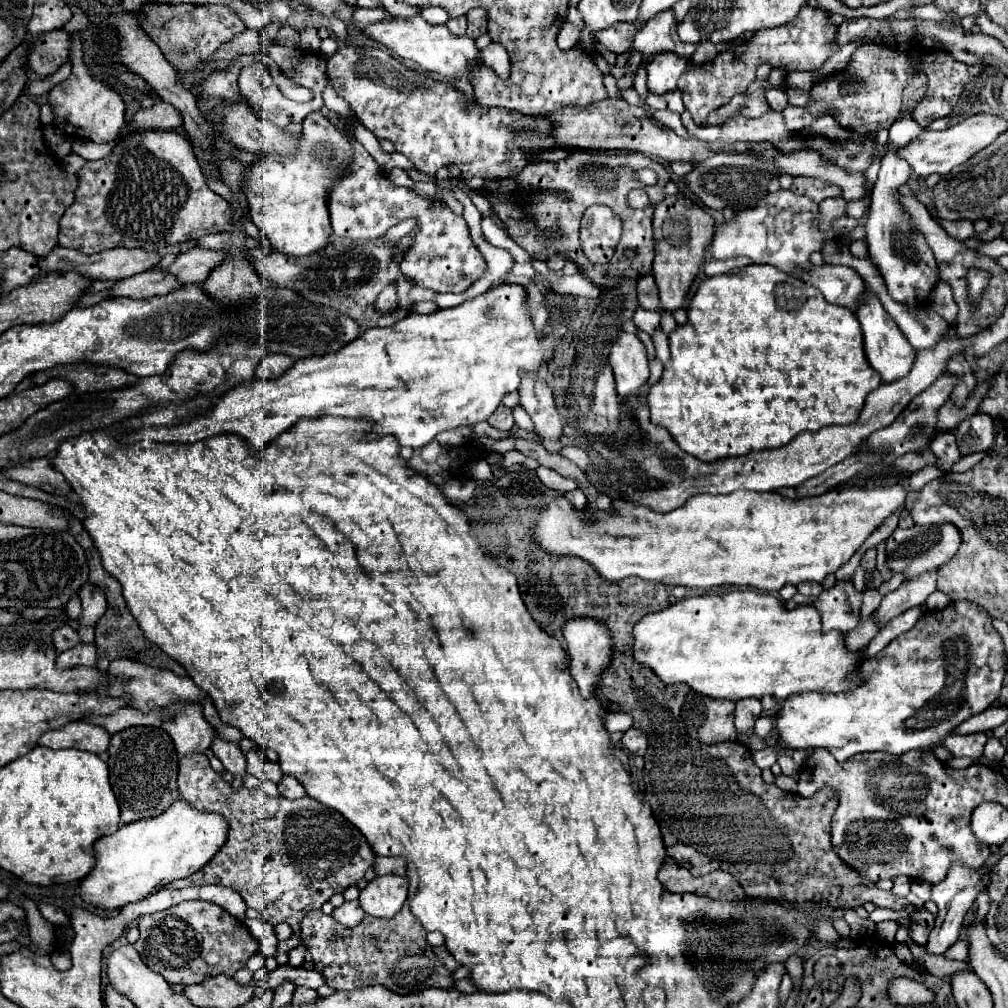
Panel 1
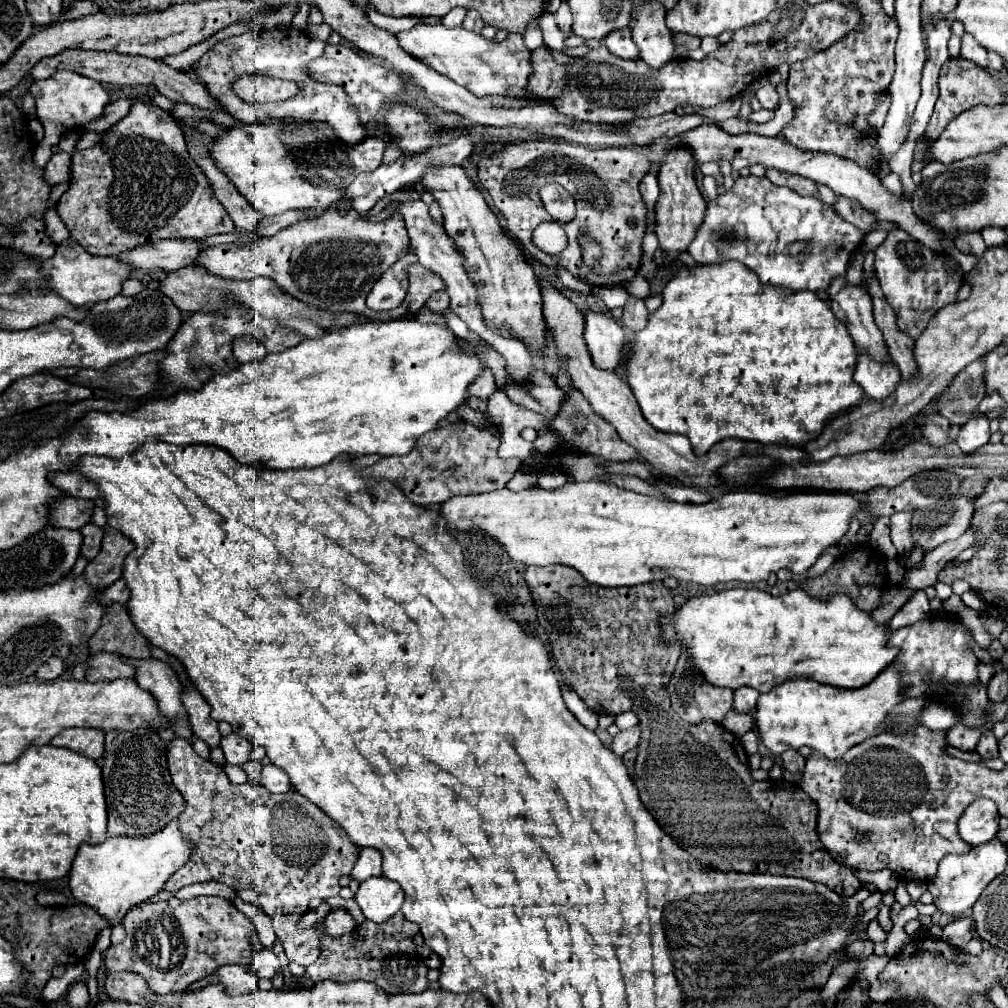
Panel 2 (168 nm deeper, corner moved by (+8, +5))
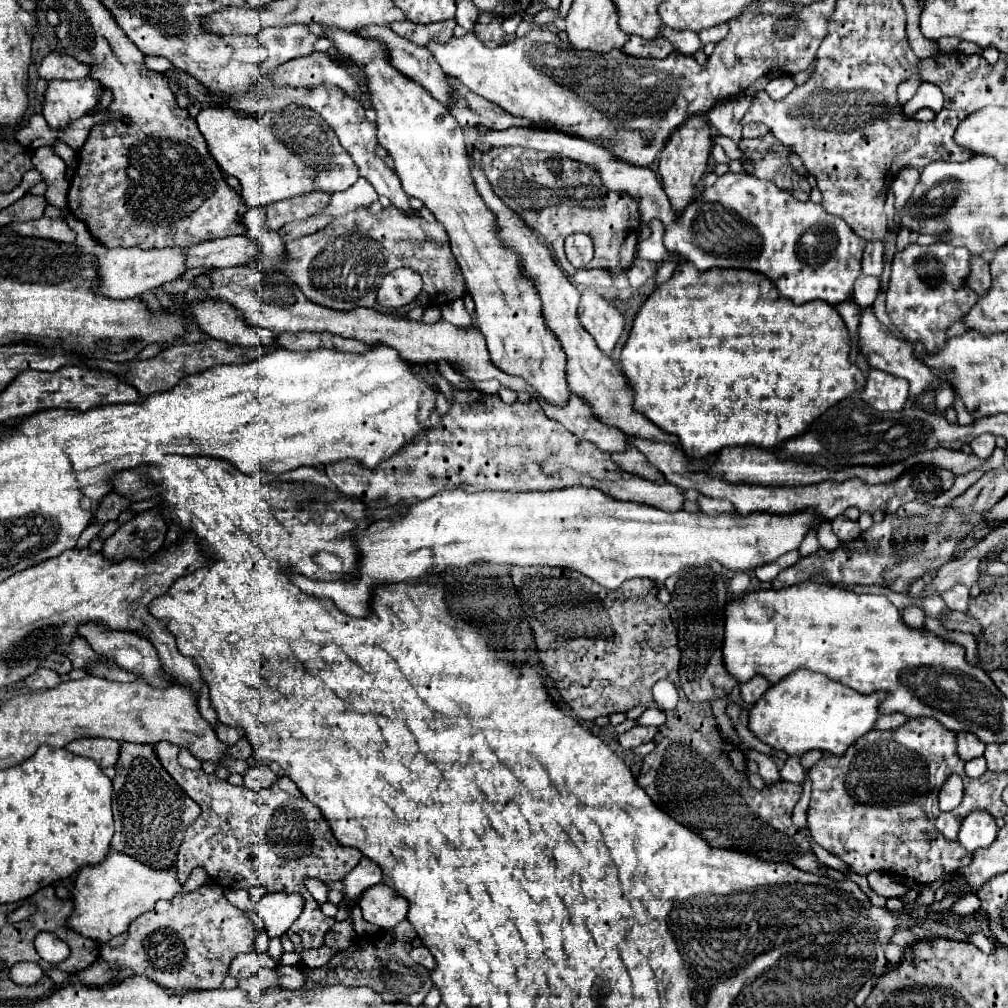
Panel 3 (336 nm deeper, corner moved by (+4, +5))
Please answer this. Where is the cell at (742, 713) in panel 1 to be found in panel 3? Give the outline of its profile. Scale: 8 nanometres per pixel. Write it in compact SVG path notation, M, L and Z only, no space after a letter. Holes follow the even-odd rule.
M756 675L756 677L754 677L754 679L750 679L748 683L742 683L742 685L740 685L740 695L742 695L744 703L754 705L754 703L762 697L762 693L764 693L768 687L770 687L770 685L768 685L768 681L766 681L764 677Z

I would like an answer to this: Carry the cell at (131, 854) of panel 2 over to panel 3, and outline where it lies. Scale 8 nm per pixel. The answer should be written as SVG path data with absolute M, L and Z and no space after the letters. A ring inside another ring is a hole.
M110 851L102 863L86 865L78 871L74 885L76 909L68 919L68 925L84 937L92 937L100 943L106 943L112 937L126 933L130 921L150 911L156 901L172 899L180 891L182 885L176 879L176 865L168 869L156 869L126 853Z

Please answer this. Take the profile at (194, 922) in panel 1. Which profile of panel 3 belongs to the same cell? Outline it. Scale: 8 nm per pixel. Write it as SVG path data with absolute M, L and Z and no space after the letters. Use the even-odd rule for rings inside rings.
M198 887L192 893L178 893L170 901L158 901L156 907L128 927L128 939L120 947L102 945L100 955L110 965L112 983L120 983L124 971L148 977L172 993L216 989L228 975L228 967L238 953L248 953L254 945L252 919L234 907L220 887Z

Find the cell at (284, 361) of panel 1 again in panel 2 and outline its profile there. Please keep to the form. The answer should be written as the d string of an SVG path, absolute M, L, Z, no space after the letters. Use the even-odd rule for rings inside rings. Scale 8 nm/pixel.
M246 335L246 337L236 337L232 341L232 353L234 357L240 361L240 363L246 363L246 361L258 361L258 359L264 359L268 355L266 347L252 335Z

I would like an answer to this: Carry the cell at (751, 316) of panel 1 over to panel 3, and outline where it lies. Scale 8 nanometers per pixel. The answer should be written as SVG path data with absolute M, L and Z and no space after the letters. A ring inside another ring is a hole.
M682 261L676 267L676 273L666 281L660 289L656 289L650 299L642 305L634 319L634 327L630 331L630 337L622 349L620 355L620 367L624 375L628 377L632 389L634 389L634 409L644 413L652 423L656 423L666 433L672 433L680 437L682 449L688 457L704 459L722 447L728 445L754 445L762 449L772 449L780 445L782 441L788 441L792 437L800 437L808 431L808 425L820 417L826 409L836 405L836 401L842 401L844 397L850 397L854 391L860 391L866 385L866 377L856 365L858 357L858 345L854 343L852 335L848 333L842 317L836 313L832 305L826 301L814 299L804 305L796 305L784 297L776 297L776 287L772 281L768 281L762 273L752 273L750 269L710 269L710 271L698 271L692 263Z

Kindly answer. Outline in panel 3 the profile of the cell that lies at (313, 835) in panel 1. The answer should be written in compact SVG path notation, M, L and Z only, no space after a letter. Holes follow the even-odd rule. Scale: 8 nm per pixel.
M160 741L154 749L164 769L202 809L198 819L188 825L188 831L184 831L176 857L178 881L184 885L190 873L202 867L220 887L250 889L262 885L268 893L300 893L304 897L304 911L286 935L294 943L296 953L322 947L328 929L336 921L320 913L318 903L308 893L304 881L308 877L320 879L322 883L342 881L362 859L362 853L336 841L326 817L288 777L280 777L268 789L252 791L248 787L230 785L202 769L184 769L178 763L178 745Z

